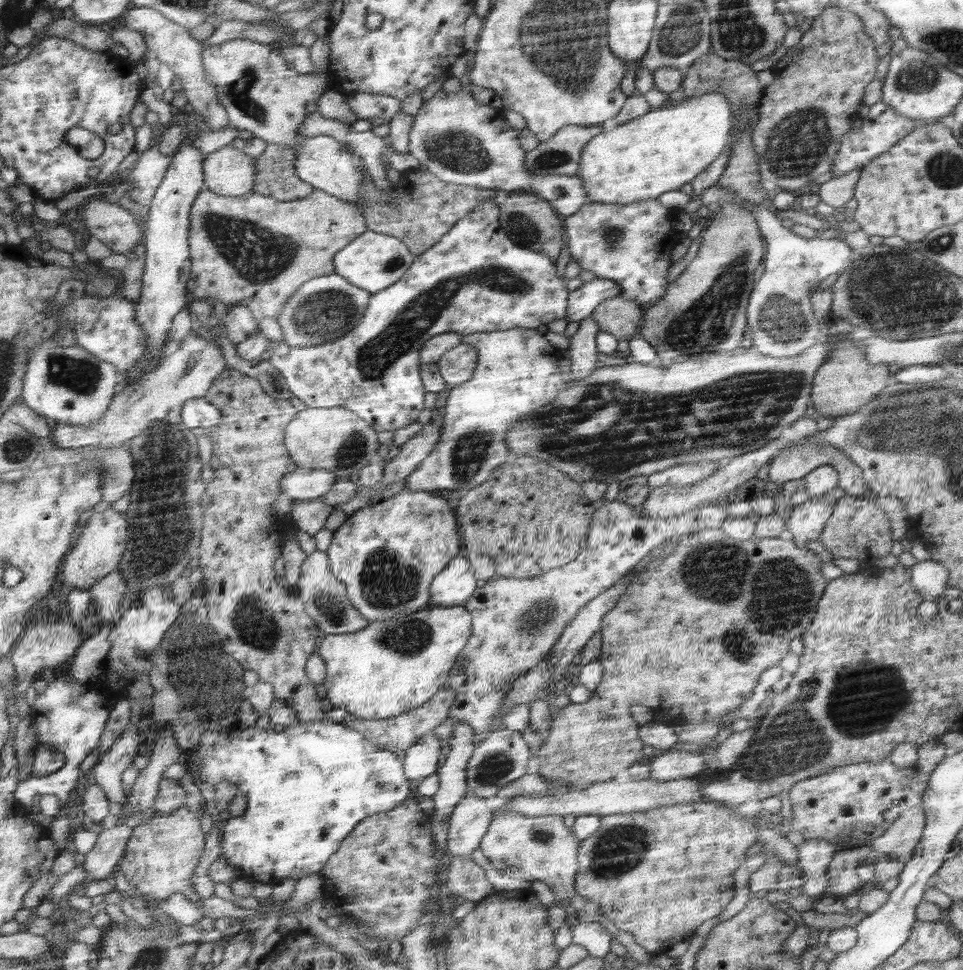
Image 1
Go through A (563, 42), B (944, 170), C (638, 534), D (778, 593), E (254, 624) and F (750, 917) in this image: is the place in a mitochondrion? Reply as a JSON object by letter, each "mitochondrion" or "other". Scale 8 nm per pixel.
{"A":"mitochondrion","B":"mitochondrion","C":"other","D":"mitochondrion","E":"mitochondrion","F":"other"}

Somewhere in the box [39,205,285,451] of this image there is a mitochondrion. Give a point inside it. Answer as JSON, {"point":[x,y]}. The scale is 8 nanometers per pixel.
{"point":[81,376]}

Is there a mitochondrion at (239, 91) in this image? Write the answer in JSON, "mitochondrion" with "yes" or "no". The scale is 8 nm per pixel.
{"mitochondrion":"yes"}

